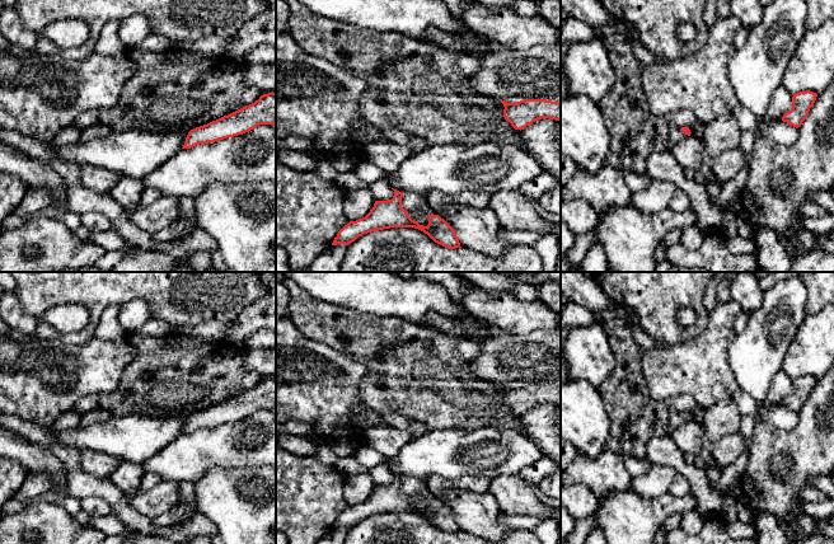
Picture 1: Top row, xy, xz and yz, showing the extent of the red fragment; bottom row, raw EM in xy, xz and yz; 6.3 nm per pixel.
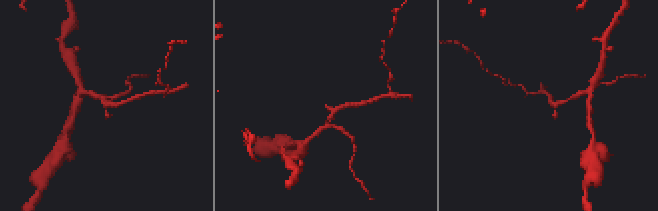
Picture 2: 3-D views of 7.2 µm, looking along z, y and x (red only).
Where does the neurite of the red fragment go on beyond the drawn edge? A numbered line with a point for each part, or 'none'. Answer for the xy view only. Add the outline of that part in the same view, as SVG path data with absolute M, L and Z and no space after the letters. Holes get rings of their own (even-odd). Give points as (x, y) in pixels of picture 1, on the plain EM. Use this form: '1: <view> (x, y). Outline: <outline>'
none

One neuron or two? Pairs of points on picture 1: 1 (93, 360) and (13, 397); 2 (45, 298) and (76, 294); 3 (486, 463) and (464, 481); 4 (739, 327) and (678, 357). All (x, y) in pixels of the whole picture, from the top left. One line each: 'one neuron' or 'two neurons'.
1: one neuron
2: one neuron
3: two neurons
4: two neurons

